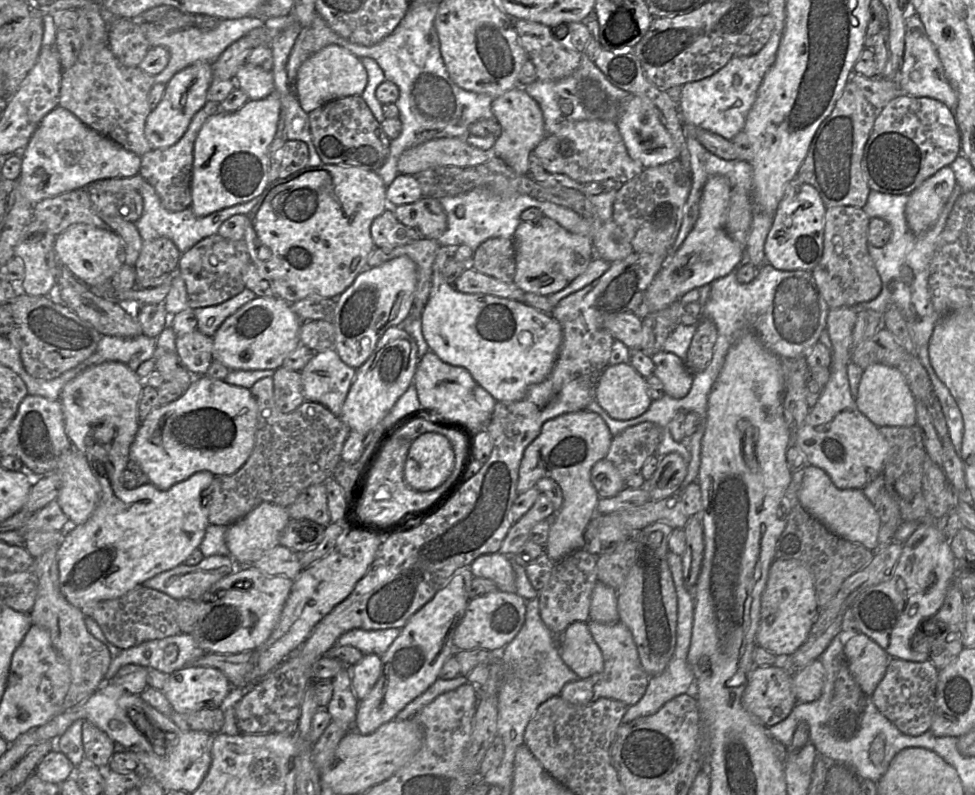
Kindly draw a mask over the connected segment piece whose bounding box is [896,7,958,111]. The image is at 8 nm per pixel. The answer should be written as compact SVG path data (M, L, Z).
M910 10L905 19L905 48L903 62L897 77L902 93L914 97L934 98L954 111L957 105L957 94L949 82L937 51L929 39L919 16Z

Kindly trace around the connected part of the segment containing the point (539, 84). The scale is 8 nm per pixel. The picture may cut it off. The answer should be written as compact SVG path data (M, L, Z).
M583 52L580 65L568 77L557 81L536 80L522 87L539 104L547 134L557 133L564 126L581 120L617 122L629 100L629 93L614 86Z

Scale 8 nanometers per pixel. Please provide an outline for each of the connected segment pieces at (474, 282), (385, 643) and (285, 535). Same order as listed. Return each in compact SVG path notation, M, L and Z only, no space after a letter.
M467 267L456 279L454 287L457 291L465 294L488 294L524 302L525 292L513 282L500 281L482 274L472 267Z
M389 628L379 630L352 629L338 639L337 644L358 648L364 655L382 655L400 635L401 629Z
M290 519L280 537L280 545L294 552L305 551L318 545L326 527L308 519Z

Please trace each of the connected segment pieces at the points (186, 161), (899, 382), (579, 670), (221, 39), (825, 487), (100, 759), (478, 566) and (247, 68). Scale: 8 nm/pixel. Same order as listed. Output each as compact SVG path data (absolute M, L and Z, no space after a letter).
M207 101L192 118L186 132L174 145L152 149L141 156L139 174L155 189L163 207L171 212L182 211L191 206L191 180L194 143L204 122L219 111L219 104Z
M876 363L865 368L855 402L858 409L877 427L916 424L916 400L903 374L895 366Z
M573 622L561 634L560 657L580 679L603 670L603 657L587 622Z
M242 17L238 19L220 20L217 26L212 30L201 30L196 27L189 27L168 32L157 24L142 22L141 27L150 44L150 48L161 46L167 49L170 54L166 68L161 73L154 76L155 83L166 85L175 74L195 63L207 63L212 65L232 43L247 35L252 29L263 25L264 20L259 18Z
M806 463L798 498L802 507L832 533L847 541L860 544L871 551L876 549L882 522L874 504L863 494L863 489L839 489L822 468Z
M85 720L82 727L82 743L86 760L98 768L107 768L115 753L115 742L104 731Z
M500 552L483 554L470 565L475 577L493 581L499 591L515 593L515 575L510 560Z
M249 63L242 65L235 76L236 87L243 90L249 100L266 98L274 91L273 74Z

